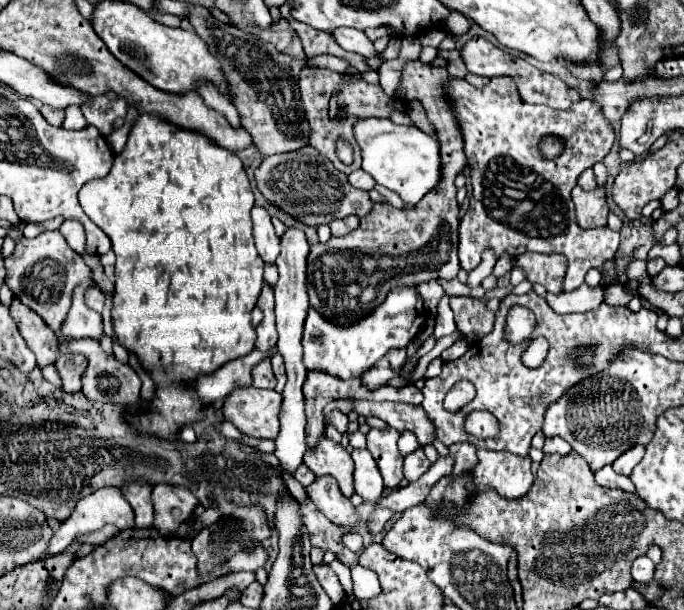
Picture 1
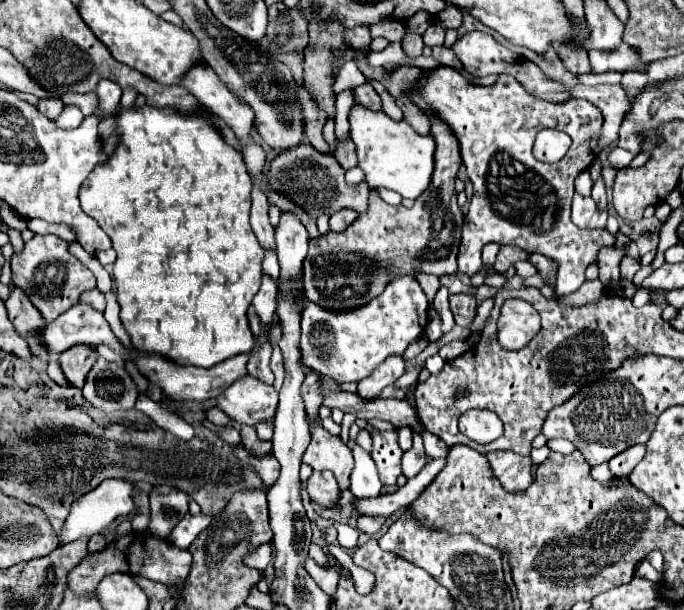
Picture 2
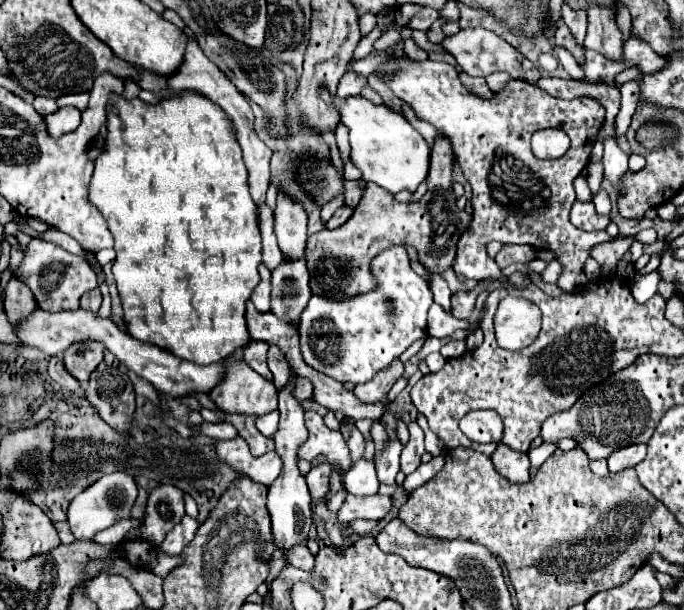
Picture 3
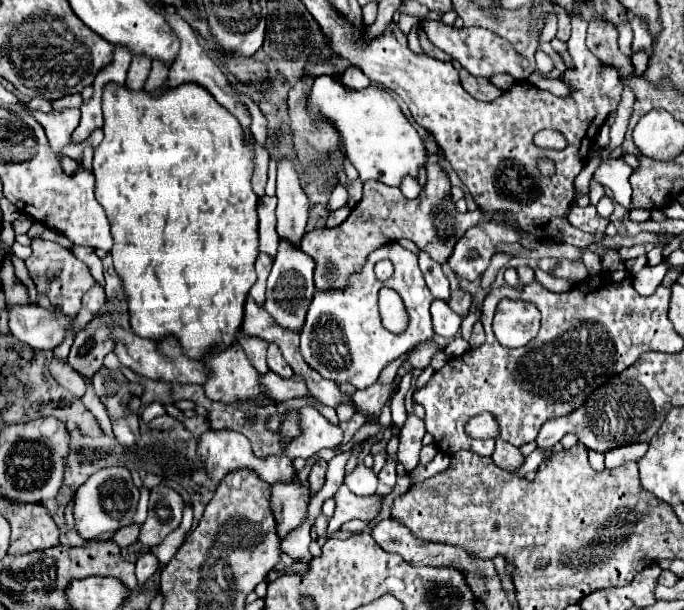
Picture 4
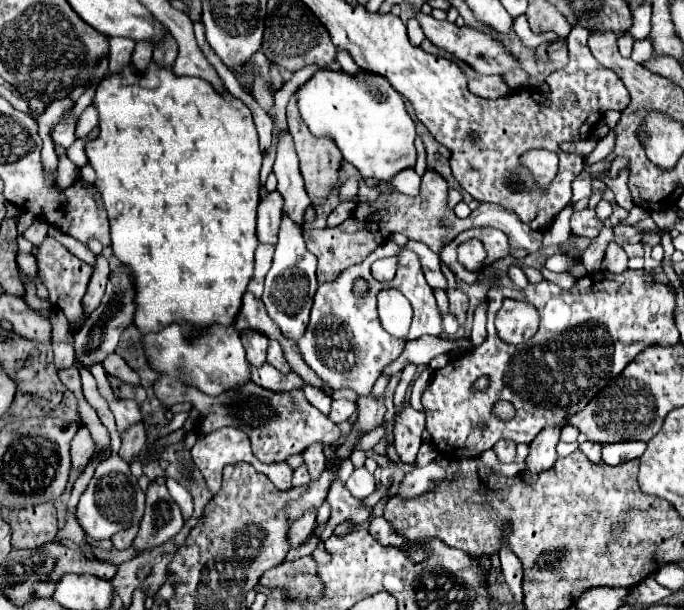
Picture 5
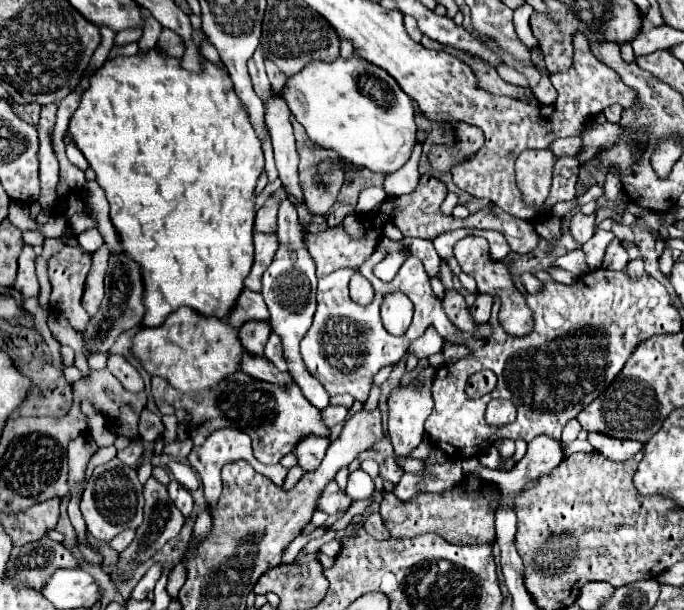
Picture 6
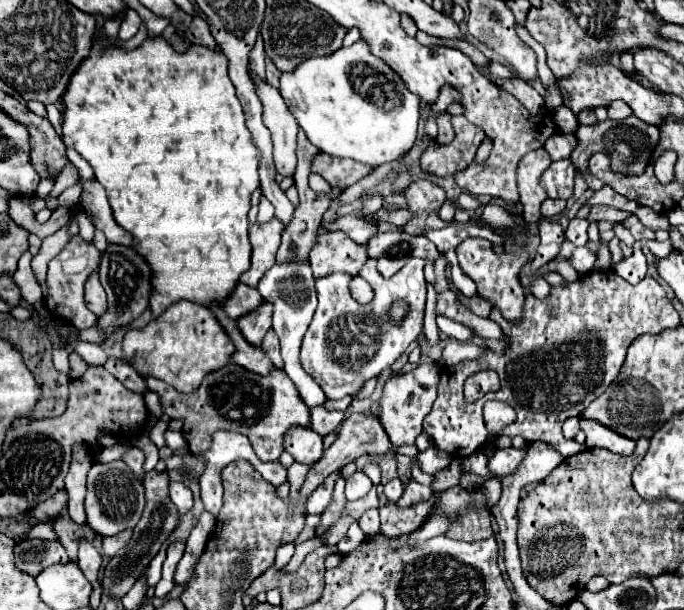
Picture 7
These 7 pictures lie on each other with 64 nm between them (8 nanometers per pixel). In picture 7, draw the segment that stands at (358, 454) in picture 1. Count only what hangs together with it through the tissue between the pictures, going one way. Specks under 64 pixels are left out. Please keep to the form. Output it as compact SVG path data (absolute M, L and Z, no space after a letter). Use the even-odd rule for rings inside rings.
M356 472L356 474L352 474L352 476L346 480L346 498L348 498L350 502L354 502L354 500L366 496L368 490L370 490L370 486L372 486L370 478L368 478L364 472Z

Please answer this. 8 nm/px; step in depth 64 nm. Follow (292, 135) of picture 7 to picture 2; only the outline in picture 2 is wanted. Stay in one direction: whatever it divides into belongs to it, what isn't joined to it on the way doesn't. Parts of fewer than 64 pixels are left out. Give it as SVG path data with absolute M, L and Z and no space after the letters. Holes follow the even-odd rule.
M280 212L280 222L276 226L276 250L282 278L294 278L302 274L308 240L308 232L300 218L294 212Z

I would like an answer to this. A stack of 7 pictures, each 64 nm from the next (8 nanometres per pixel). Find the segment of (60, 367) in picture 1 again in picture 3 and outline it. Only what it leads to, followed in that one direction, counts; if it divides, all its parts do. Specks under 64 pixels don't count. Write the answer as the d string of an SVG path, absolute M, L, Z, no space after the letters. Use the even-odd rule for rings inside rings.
M98 340L74 342L72 348L64 352L64 366L66 370L80 382L86 384L94 368L104 360L104 344Z

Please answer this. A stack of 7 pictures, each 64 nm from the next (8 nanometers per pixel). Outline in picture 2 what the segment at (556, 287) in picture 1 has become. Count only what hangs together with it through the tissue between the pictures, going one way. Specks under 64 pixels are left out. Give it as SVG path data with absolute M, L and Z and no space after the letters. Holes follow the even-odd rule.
M530 254L530 262L540 270L540 274L550 276L550 286L554 286L554 280L556 280L556 262L552 262L548 256L542 256L542 254Z

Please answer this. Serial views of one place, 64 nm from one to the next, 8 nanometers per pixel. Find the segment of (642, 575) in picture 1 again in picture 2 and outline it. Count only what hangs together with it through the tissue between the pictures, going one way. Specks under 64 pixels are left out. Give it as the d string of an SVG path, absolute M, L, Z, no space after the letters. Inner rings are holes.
M642 560L640 564L638 564L638 568L636 568L636 576L648 576L648 580L654 580L654 582L662 582L662 574L660 572L656 572L652 566L650 566L650 562L648 560Z

